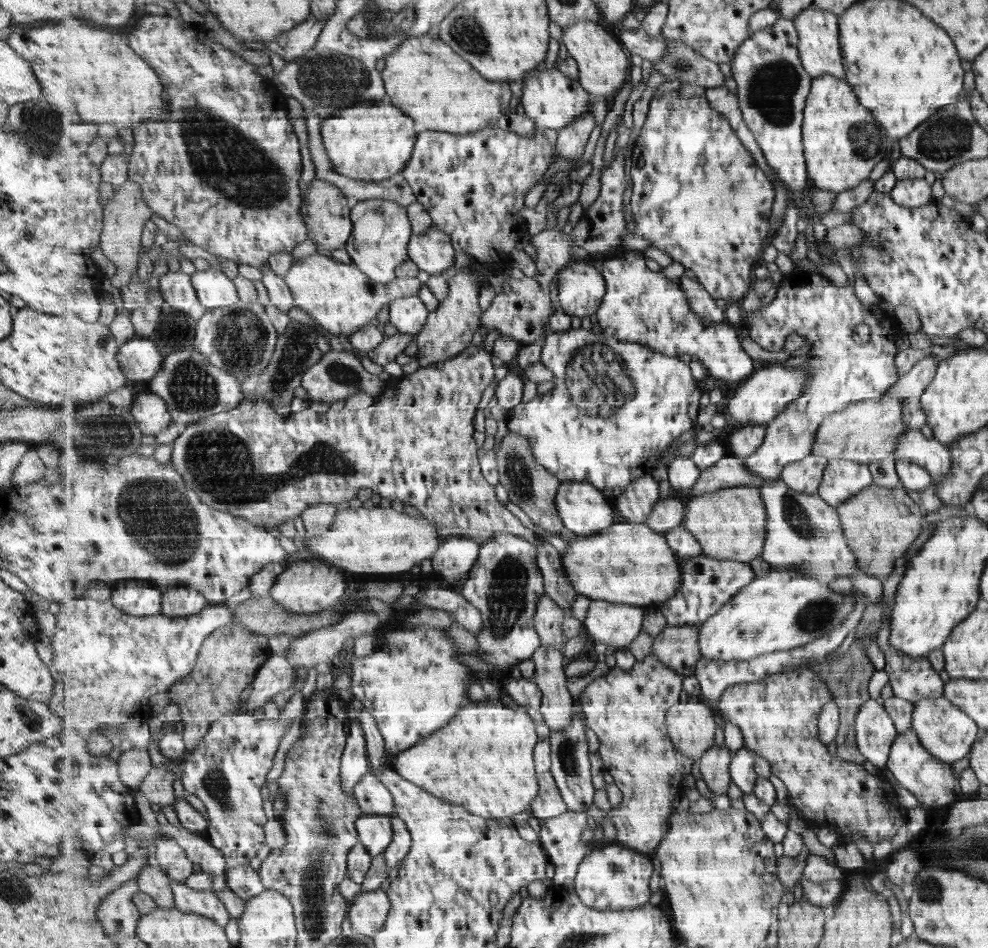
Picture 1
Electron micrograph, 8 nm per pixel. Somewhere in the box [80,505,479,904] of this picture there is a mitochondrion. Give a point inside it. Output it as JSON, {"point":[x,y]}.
{"point":[214,782]}

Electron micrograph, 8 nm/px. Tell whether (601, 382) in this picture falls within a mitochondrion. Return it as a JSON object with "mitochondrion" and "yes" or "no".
{"mitochondrion":"yes"}

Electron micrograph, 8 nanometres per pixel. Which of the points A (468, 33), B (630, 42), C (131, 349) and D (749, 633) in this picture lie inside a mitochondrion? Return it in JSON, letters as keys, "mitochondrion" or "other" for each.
{"A":"mitochondrion","B":"other","C":"other","D":"mitochondrion"}

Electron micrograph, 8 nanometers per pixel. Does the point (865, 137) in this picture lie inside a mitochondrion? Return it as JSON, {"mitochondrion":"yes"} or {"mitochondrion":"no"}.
{"mitochondrion":"yes"}

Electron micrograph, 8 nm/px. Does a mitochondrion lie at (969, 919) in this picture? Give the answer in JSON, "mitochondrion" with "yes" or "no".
{"mitochondrion":"no"}

